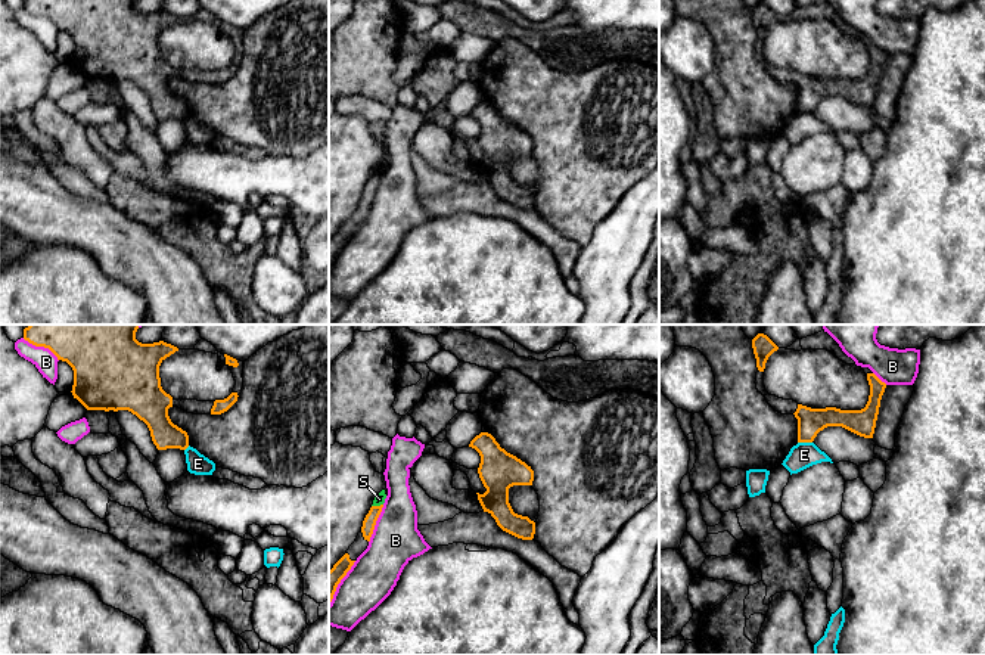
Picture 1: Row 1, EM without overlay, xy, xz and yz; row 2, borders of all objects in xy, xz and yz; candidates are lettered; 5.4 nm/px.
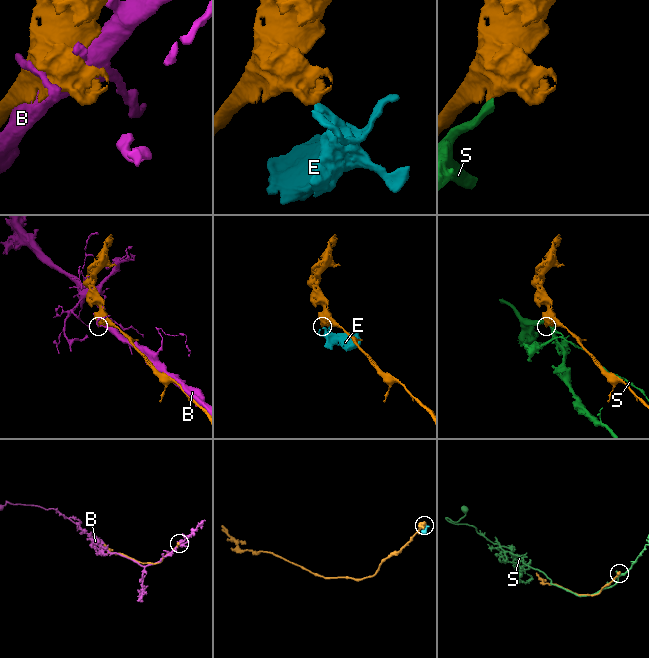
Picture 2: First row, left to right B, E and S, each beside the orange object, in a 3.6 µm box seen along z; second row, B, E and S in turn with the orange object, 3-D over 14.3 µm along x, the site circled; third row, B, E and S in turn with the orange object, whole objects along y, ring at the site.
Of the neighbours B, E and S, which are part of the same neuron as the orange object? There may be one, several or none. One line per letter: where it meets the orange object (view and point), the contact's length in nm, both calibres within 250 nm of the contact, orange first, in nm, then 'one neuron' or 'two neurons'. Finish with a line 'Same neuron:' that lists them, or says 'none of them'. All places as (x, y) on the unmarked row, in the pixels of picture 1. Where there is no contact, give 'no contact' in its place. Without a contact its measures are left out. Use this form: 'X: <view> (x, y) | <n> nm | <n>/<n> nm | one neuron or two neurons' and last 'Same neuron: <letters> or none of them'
B: xz (375, 193) | 220 nm | 70/260 nm | two neurons
E: yz (805, 111) | 80 nm | 140/140 nm | two neurons
S: xz (376, 176) | 70 nm | 70/60 nm | two neurons
Same neuron: none of them

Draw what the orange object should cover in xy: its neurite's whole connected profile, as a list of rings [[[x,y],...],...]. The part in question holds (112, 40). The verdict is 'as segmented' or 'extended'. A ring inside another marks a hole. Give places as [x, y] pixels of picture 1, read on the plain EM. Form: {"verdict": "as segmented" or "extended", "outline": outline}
{"verdict": "as segmented", "outline": [[[24,0],[24,9],[35,16],[49,18],[58,30],[66,31],[72,37],[74,55],[71,62],[87,80],[128,80],[147,94],[152,111],[158,119],[186,119],[189,117],[189,105],[171,91],[168,78],[173,77],[173,66],[162,59],[159,47],[161,32],[178,21],[178,18],[164,10],[142,13],[136,9],[136,1],[137,0]]]}

